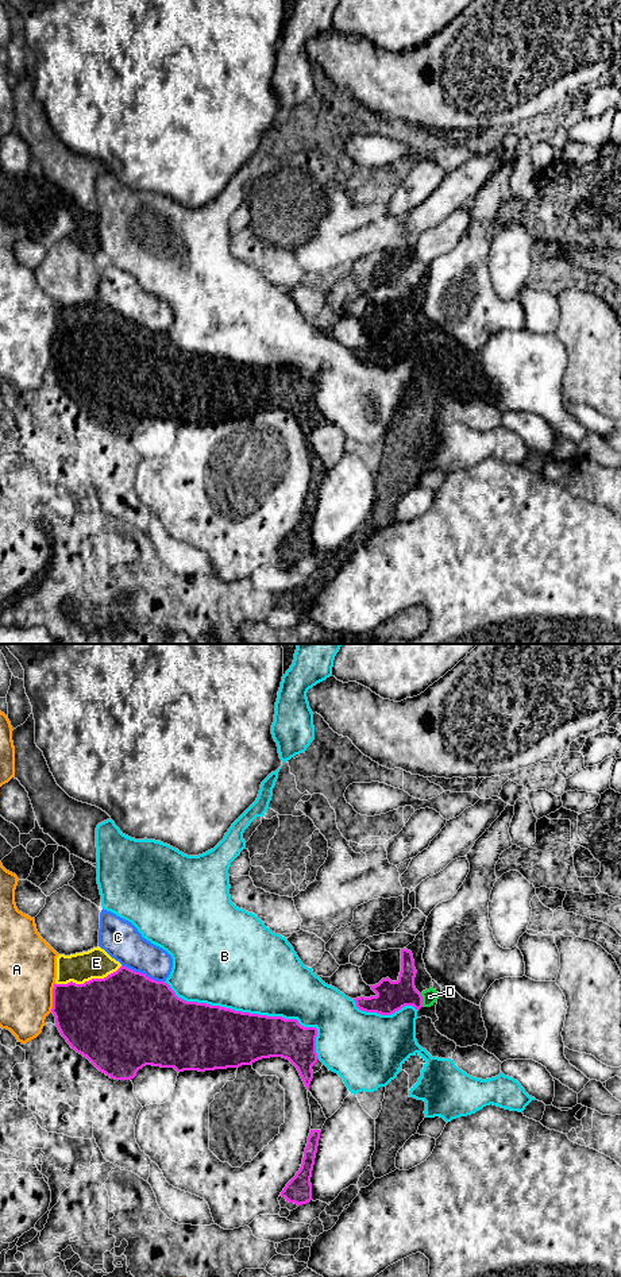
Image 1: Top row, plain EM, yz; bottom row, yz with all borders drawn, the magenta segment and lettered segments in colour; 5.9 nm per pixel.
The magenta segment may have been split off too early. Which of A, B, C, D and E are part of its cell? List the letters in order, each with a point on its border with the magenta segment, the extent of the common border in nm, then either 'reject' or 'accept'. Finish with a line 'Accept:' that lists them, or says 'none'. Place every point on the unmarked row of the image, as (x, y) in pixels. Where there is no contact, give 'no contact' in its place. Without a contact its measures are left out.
A: yz (53, 350) | 180 nm | reject
B: yz (254, 366) | 1050 nm | reject
C: yz (143, 325) | 280 nm | reject
D: yz (421, 352) | 80 nm | accept
E: yz (89, 332) | 420 nm | accept
Accept: D, E

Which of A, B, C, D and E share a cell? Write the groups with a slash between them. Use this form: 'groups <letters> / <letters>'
groups A / B / C / D E

